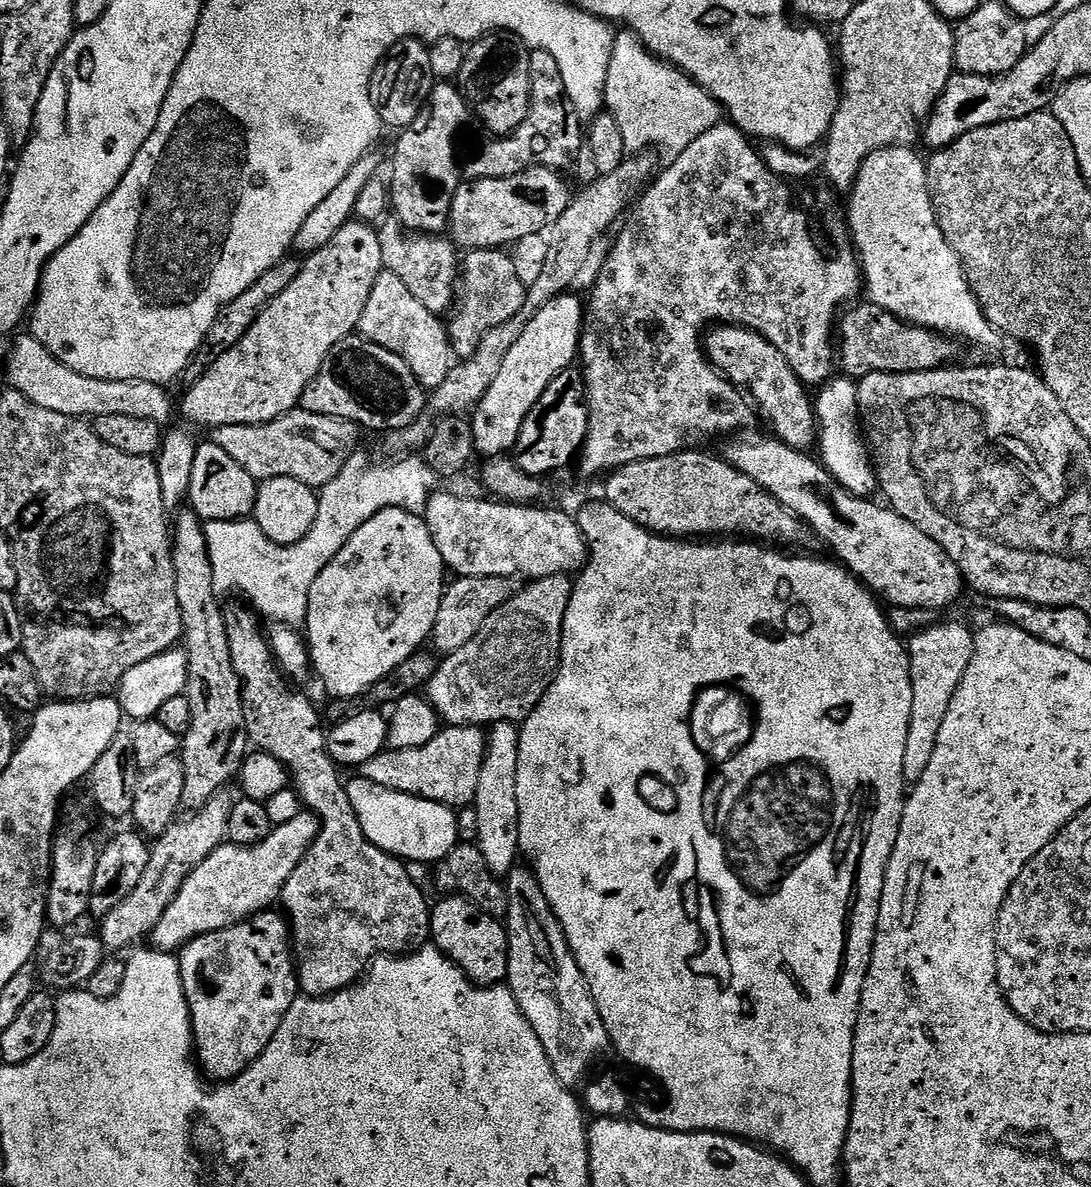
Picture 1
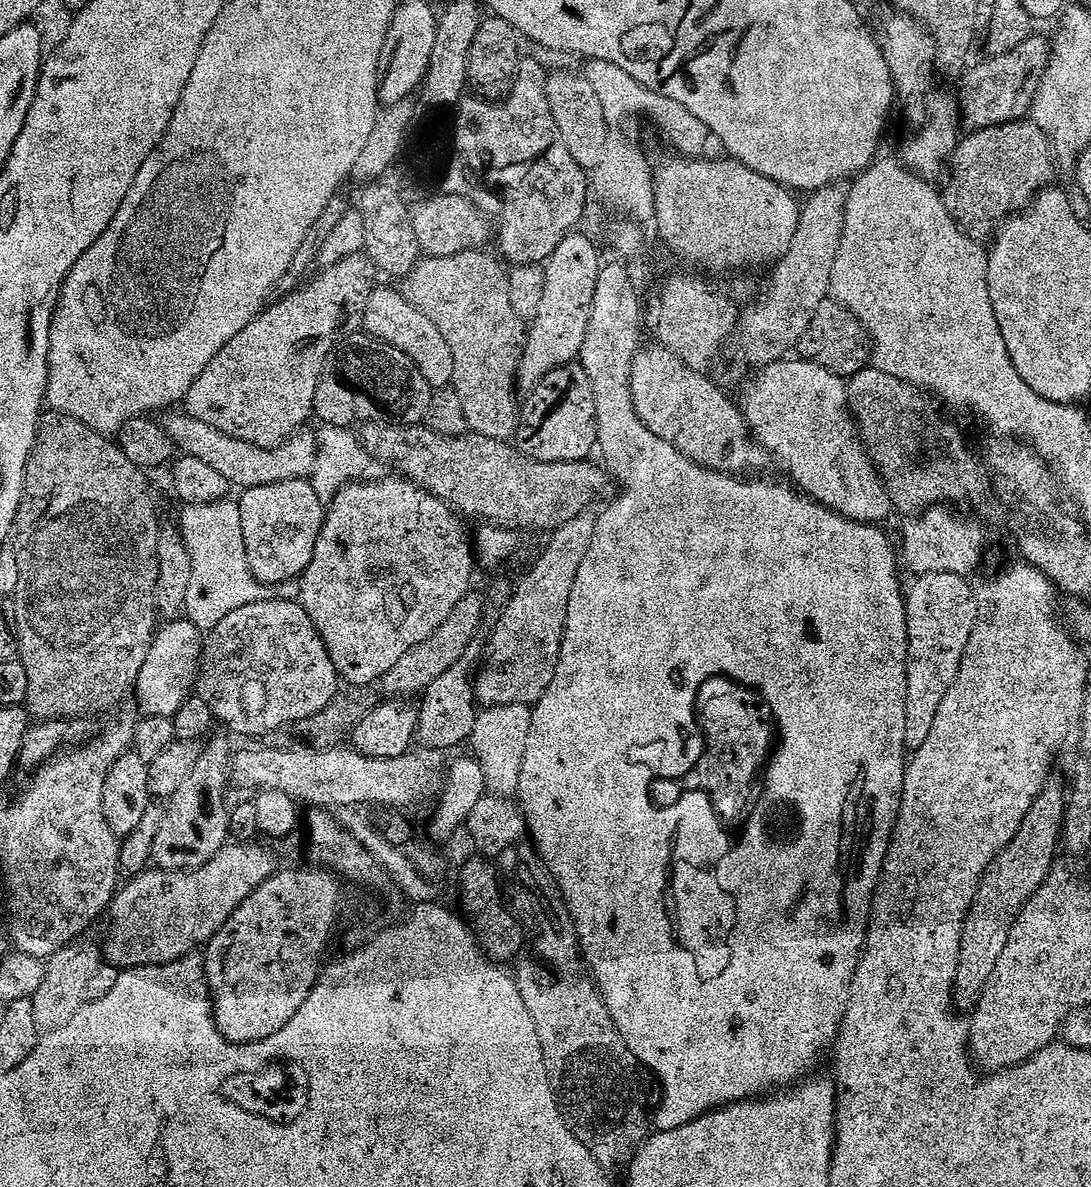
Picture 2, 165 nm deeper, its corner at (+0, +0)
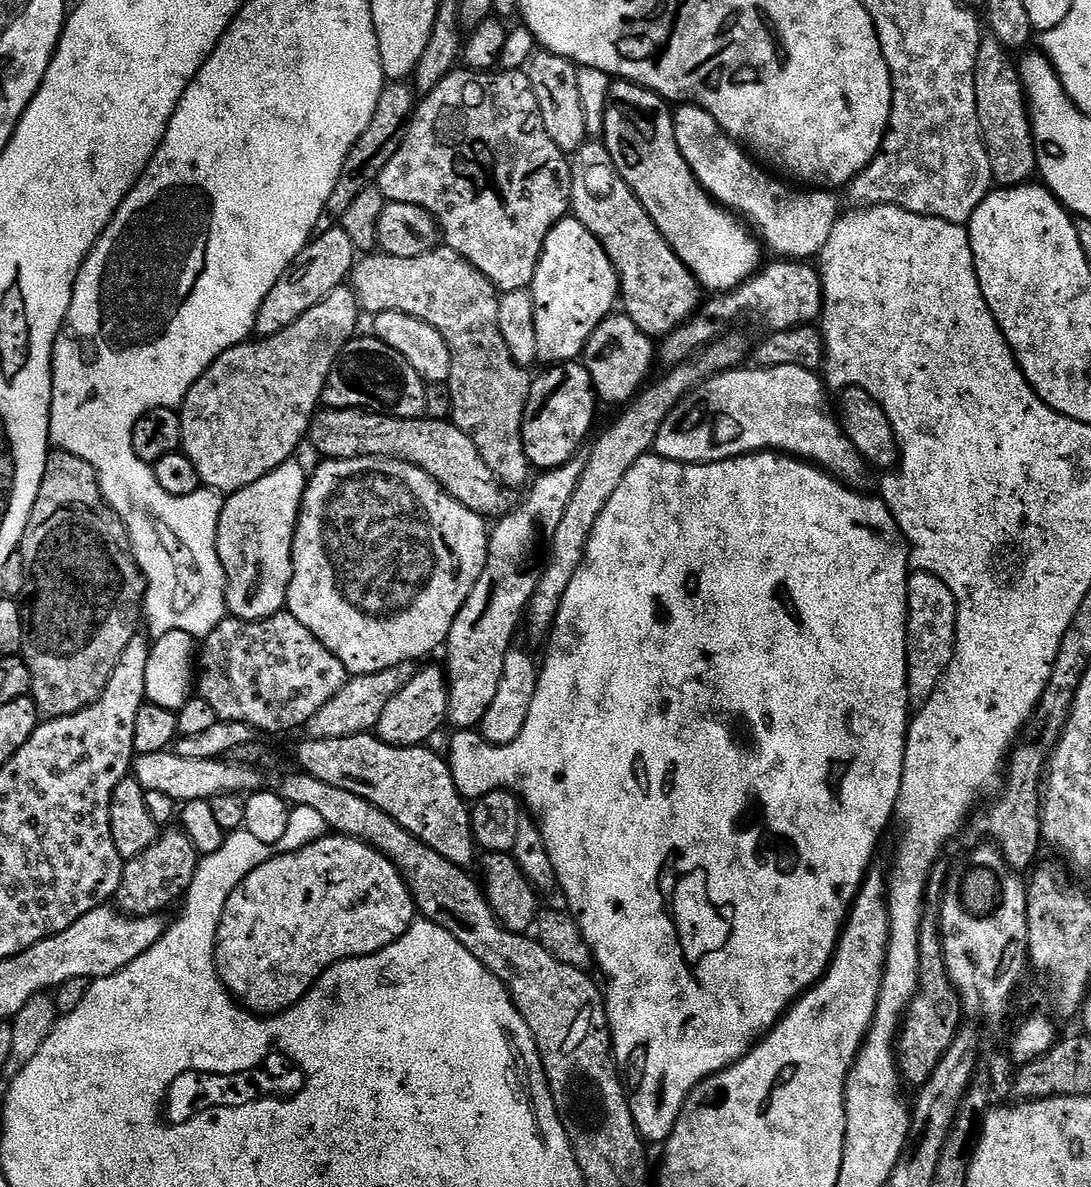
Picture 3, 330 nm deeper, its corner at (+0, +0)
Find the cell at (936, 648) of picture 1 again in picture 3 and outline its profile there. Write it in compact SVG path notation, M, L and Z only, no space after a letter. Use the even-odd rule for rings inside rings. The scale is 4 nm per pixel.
M915 571L908 580L908 703L919 710L930 702L956 649L957 602L941 579Z

